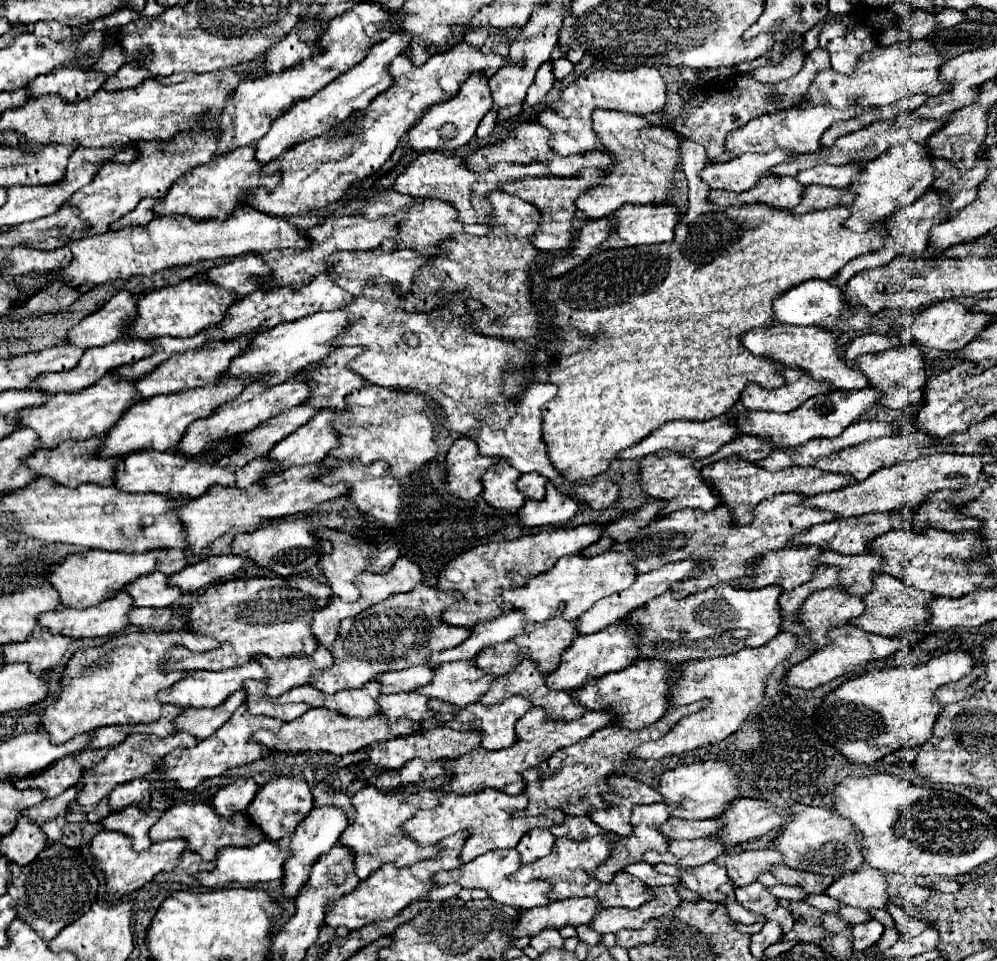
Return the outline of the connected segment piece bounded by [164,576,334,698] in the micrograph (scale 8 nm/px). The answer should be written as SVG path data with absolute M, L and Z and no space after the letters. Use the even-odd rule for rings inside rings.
M276 576L276 578L238 578L238 580L214 584L214 586L206 588L204 594L190 598L190 602L188 602L190 614L188 614L186 628L194 634L216 638L220 648L216 648L212 652L192 652L184 646L176 646L176 648L168 650L168 656L164 658L164 666L166 666L166 670L186 670L186 672L188 670L228 670L228 668L240 666L244 662L250 662L254 656L254 660L258 664L264 664L264 668L268 668L268 680L264 680L266 696L276 698L276 696L288 692L290 688L308 684L310 674L314 670L324 670L324 668L332 666L332 662L334 662L332 652L326 646L318 646L308 628L308 620L312 620L314 610L322 608L322 604L326 604L328 600L330 600L330 588L312 578L286 578L286 580L280 576Z

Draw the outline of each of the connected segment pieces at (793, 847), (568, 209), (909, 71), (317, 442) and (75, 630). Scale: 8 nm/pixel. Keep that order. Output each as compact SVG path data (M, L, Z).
M806 804L790 806L792 820L784 824L780 834L772 840L772 848L784 856L784 864L796 870L824 874L824 876L842 876L860 868L860 840L854 836L852 824L842 816L834 816L828 808L814 808Z
M582 168L578 172L578 176L568 176L568 178L558 178L558 176L544 176L544 178L536 178L536 176L522 176L510 184L504 184L502 186L502 192L508 192L508 194L514 194L522 200L528 200L530 204L534 204L540 214L542 214L542 220L540 220L540 228L536 232L536 236L532 236L532 244L534 248L538 250L544 250L544 252L562 252L568 248L568 244L572 242L572 218L574 218L574 202L576 198L588 190L592 184L600 182L604 178L604 172L602 170L594 170L594 168Z
M892 44L892 46L878 46L872 52L866 52L856 62L856 68L852 74L840 74L832 68L820 70L816 80L812 82L812 88L808 88L808 96L804 96L804 102L810 104L828 104L836 110L848 110L852 104L864 104L864 106L886 106L894 104L896 98L912 96L908 98L908 112L916 110L920 104L926 102L928 96L944 94L948 88L944 82L938 80L938 70L944 64L944 58L938 56L936 48L932 44Z
M332 410L316 412L308 424L300 426L296 432L292 432L292 436L280 440L280 444L270 450L268 458L272 462L278 462L278 470L288 466L318 464L332 448L340 444L336 432L332 430L334 416L336 414Z
M118 592L112 600L104 600L84 610L58 608L56 612L46 612L40 616L38 624L50 632L64 632L64 636L72 638L96 638L124 630L128 626L130 608L130 594Z

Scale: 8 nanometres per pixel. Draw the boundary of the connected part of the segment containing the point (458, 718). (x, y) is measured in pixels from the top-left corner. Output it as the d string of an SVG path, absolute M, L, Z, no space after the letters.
M510 696L508 700L504 700L502 704L496 704L496 706L484 706L484 704L476 702L476 704L468 704L464 708L458 708L458 706L452 706L452 704L446 704L442 700L432 698L430 708L436 710L436 712L452 712L454 714L454 718L450 722L444 722L446 728L452 728L452 730L476 730L476 732L482 734L480 746L484 750L502 750L502 748L508 748L510 744L516 742L514 724L518 722L520 716L524 716L532 708L532 704L524 696Z

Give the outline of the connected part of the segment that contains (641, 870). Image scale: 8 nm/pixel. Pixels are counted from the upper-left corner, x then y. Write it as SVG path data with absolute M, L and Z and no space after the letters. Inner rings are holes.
M640 862L640 864L628 864L628 868L624 870L632 876L636 876L638 880L642 880L644 884L648 886L666 886L666 884L678 884L678 878L670 878L670 876L664 876L664 874L658 874L654 872L652 866L648 866L646 862Z

